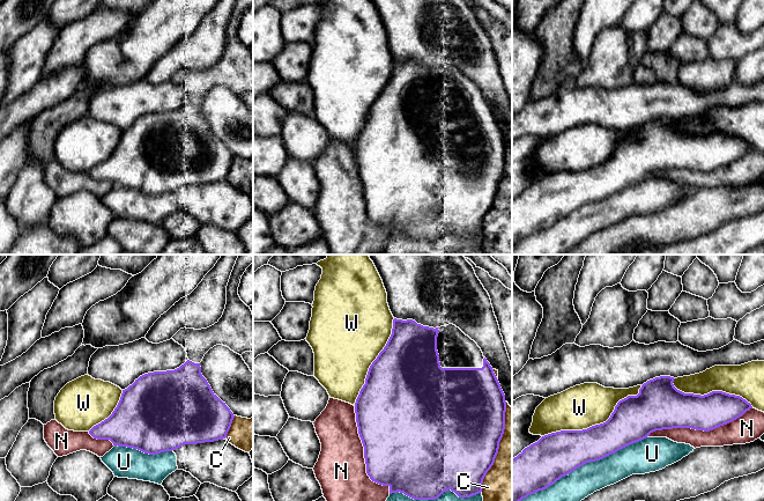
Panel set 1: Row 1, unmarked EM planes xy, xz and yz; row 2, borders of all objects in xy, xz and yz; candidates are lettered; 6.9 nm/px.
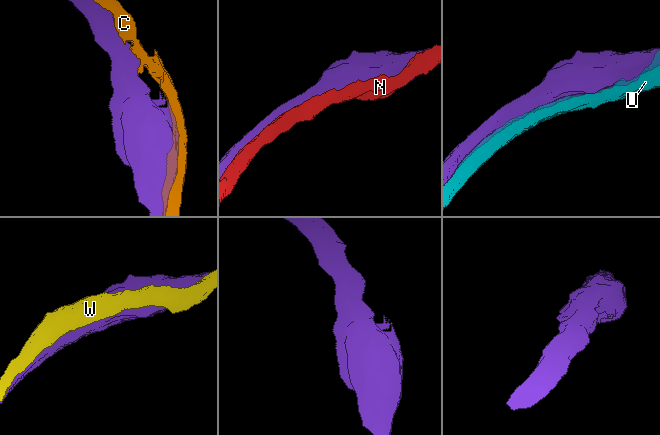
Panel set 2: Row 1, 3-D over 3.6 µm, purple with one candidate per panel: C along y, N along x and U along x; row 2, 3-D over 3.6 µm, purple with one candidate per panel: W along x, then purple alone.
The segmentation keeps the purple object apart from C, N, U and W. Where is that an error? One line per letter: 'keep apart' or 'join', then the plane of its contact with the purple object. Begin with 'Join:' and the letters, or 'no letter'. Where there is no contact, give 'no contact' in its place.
Join: no letter
C: keep apart; contact in xy
N: keep apart; contact in yz
U: keep apart; contact in yz
W: keep apart; contact in yz

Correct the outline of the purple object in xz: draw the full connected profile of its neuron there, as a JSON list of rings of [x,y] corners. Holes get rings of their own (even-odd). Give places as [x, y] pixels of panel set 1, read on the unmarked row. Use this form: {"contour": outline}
{"contour": [[[394,59],[392,75],[370,106],[355,143],[366,214],[372,222],[388,227],[390,235],[400,233],[414,241],[436,241],[448,230],[459,238],[476,236],[498,194],[505,153],[505,135],[492,108],[459,68],[448,65],[433,69]]]}

